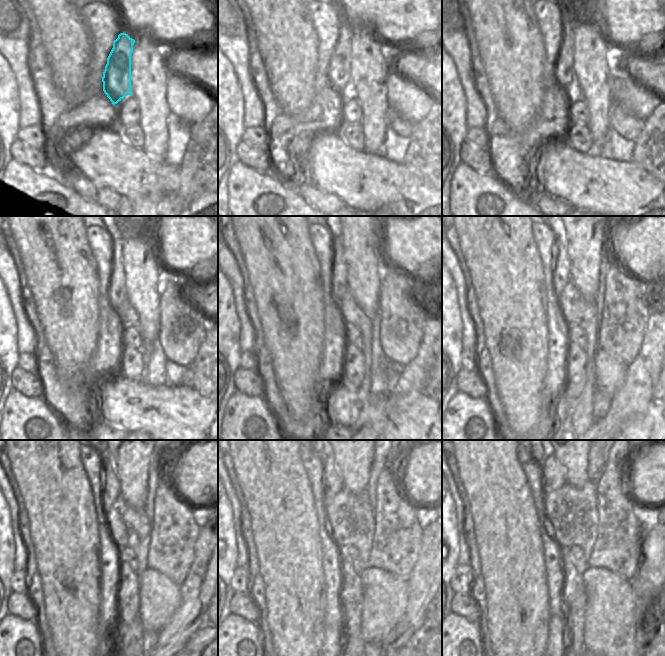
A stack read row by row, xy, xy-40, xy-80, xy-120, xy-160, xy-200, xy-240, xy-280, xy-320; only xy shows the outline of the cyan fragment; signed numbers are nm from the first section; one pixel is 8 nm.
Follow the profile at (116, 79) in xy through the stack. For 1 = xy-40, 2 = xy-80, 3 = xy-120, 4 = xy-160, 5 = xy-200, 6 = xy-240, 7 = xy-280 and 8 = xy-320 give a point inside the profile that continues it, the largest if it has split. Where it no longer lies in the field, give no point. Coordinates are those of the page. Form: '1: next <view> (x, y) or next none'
1: next xy-40 (339, 73)
2: next xy-80 (563, 73)
3: next xy-120 (117, 294)
4: next xy-160 (339, 285)
5: next xy-200 (561, 276)
6: next xy-240 (110, 490)
7: next xy-280 (333, 483)
8: next xy-320 (555, 475)

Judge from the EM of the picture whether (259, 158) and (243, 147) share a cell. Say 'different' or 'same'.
same

